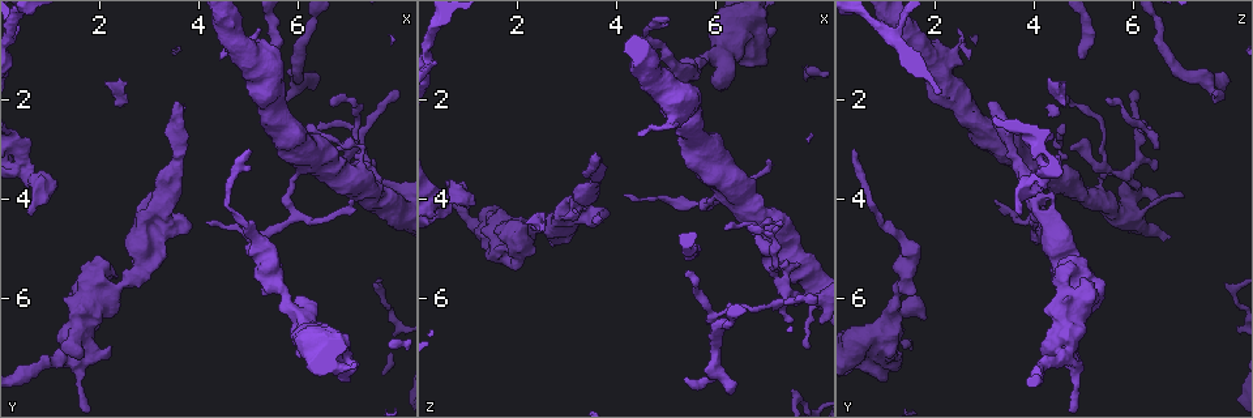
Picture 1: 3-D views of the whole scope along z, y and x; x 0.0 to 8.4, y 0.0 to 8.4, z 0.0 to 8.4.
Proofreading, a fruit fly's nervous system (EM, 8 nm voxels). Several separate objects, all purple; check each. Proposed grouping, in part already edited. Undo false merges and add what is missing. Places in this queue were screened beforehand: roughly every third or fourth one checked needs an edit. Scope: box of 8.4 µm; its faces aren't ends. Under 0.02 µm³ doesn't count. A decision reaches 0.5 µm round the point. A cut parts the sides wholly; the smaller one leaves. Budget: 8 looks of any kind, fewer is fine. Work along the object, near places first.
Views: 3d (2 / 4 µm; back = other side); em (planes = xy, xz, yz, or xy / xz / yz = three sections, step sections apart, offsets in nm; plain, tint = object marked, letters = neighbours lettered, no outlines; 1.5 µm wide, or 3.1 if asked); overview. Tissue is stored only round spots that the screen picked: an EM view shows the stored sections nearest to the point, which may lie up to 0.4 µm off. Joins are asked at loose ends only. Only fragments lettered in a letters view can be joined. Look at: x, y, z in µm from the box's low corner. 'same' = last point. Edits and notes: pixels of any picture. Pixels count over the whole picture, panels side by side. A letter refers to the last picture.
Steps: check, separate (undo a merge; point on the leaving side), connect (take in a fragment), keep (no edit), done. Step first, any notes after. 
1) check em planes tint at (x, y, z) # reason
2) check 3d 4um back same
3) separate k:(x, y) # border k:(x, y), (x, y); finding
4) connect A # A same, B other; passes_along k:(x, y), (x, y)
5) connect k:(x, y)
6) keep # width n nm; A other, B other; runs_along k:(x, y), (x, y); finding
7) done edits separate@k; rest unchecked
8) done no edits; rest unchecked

check em planes letters at (5.50, 1.95, 5.45) # tapers out

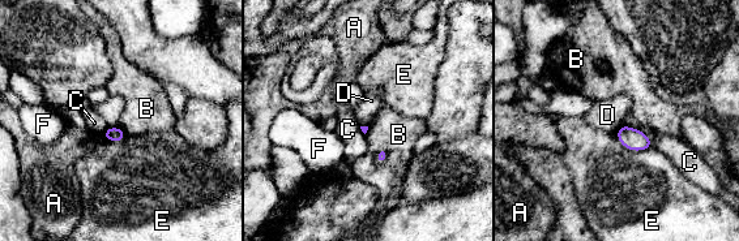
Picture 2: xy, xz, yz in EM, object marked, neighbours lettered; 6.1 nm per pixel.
keep # A other, B other, C other, D other, E other, F other; border 2:(109, 127), (119, 128); none of them fits

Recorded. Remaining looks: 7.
check em planes tint at (7.45, 3.55, 5.95) # closes a loop

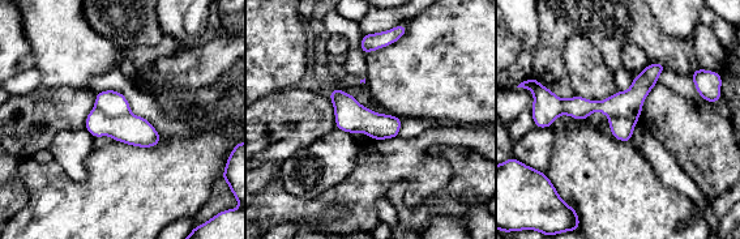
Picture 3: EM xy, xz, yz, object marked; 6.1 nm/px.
check em planes letters same # see the neighbours

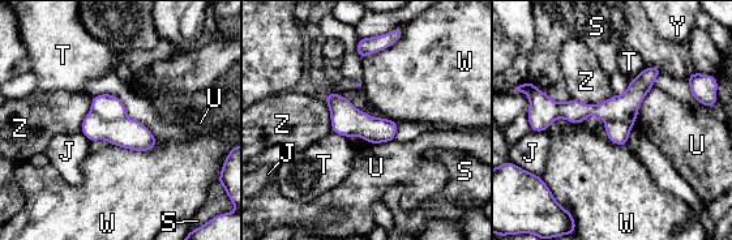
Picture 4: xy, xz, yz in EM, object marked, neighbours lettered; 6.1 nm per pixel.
separate 4:(128, 133) # width 190 nm; J other, S other, T other, U other, W other, Y other, Z other; border 4:(90, 110), (106, 120), (125, 116); a second cell is stuck on

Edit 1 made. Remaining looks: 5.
check overview # redraw

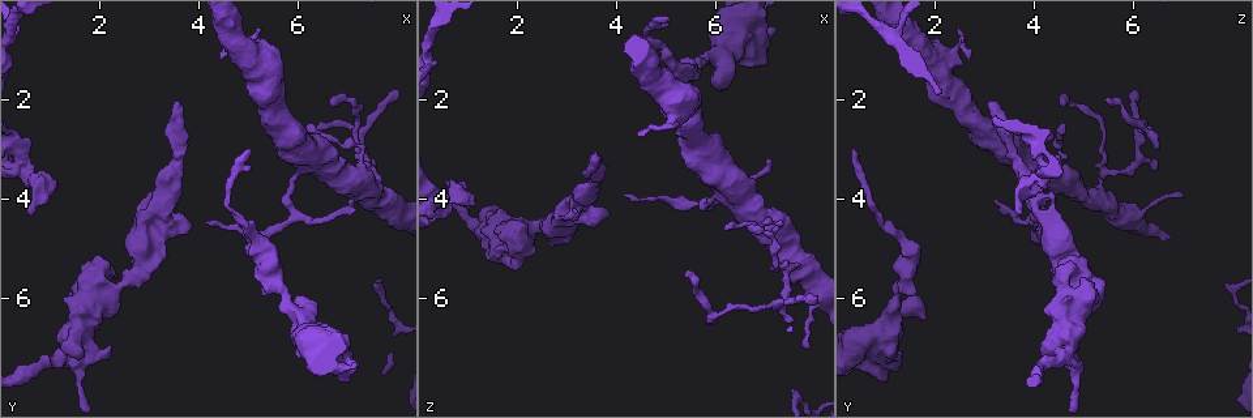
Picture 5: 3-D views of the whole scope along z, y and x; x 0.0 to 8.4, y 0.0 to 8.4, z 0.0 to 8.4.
check em planes letters at (0.65, 4.30, 3.80) # thin end

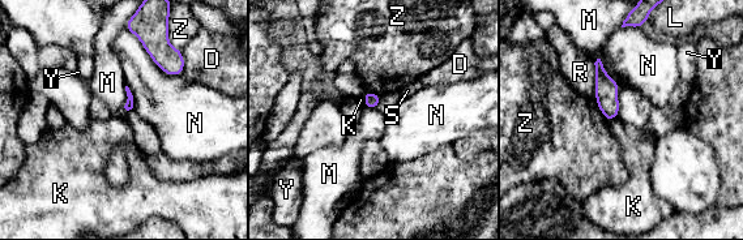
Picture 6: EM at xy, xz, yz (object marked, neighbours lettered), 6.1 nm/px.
keep # D other, K other, L other, M other, N other, R other, S other, Y other, Z other; border 6:(597, 58), (616, 82), (619, 114); no lettered fragment goes on from it

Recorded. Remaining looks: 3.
done edits separate@4; rest unchecked

